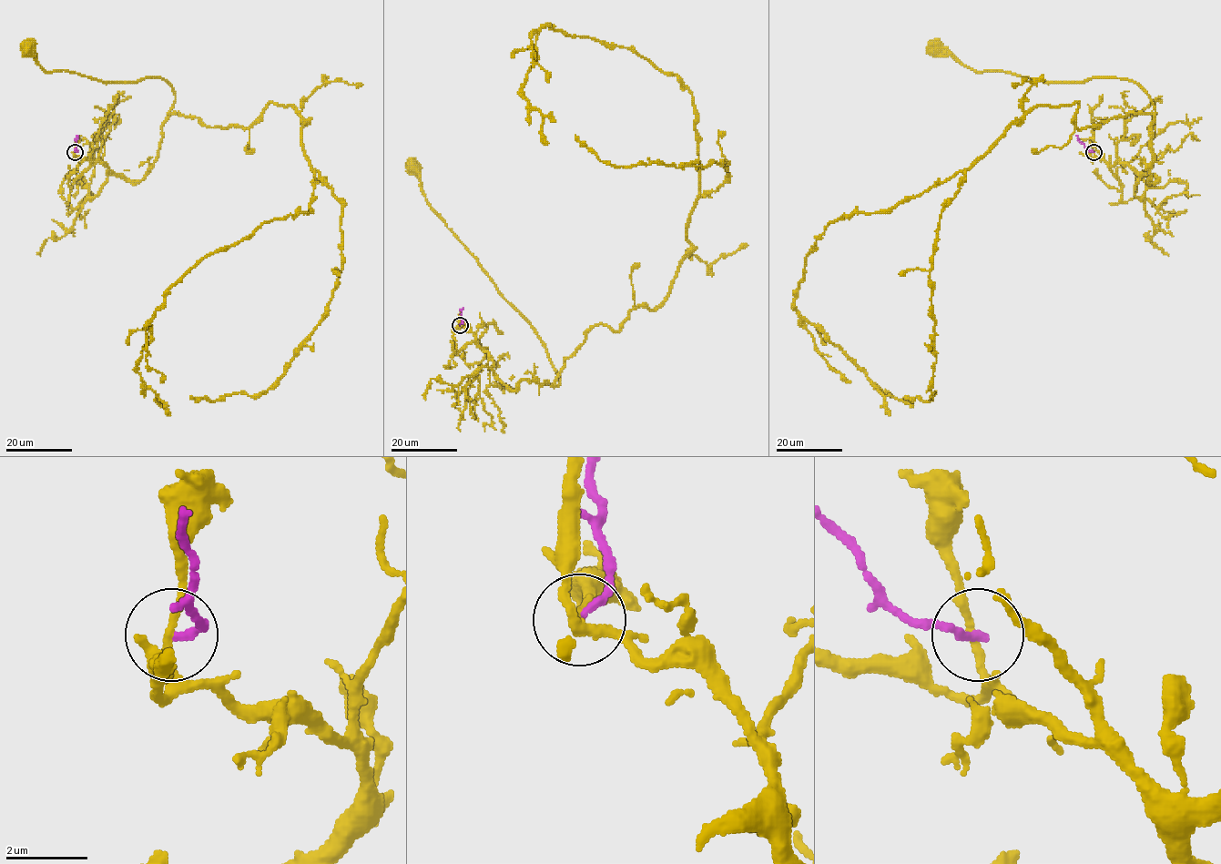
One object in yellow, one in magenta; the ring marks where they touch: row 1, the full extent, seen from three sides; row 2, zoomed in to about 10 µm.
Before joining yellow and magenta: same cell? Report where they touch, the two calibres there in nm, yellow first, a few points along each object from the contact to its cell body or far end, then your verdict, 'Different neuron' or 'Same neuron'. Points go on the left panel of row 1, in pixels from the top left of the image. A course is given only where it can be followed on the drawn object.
Place: (75, 152). Thickness 190 nm (yellow) against 200 nm. Course of yellow: (75, 151), (140, 181), (157, 155), (175, 92), (159, 77), (103, 82), (46, 71), (29, 46). Course of magenta: (75, 151), (77, 135). Different neuron

